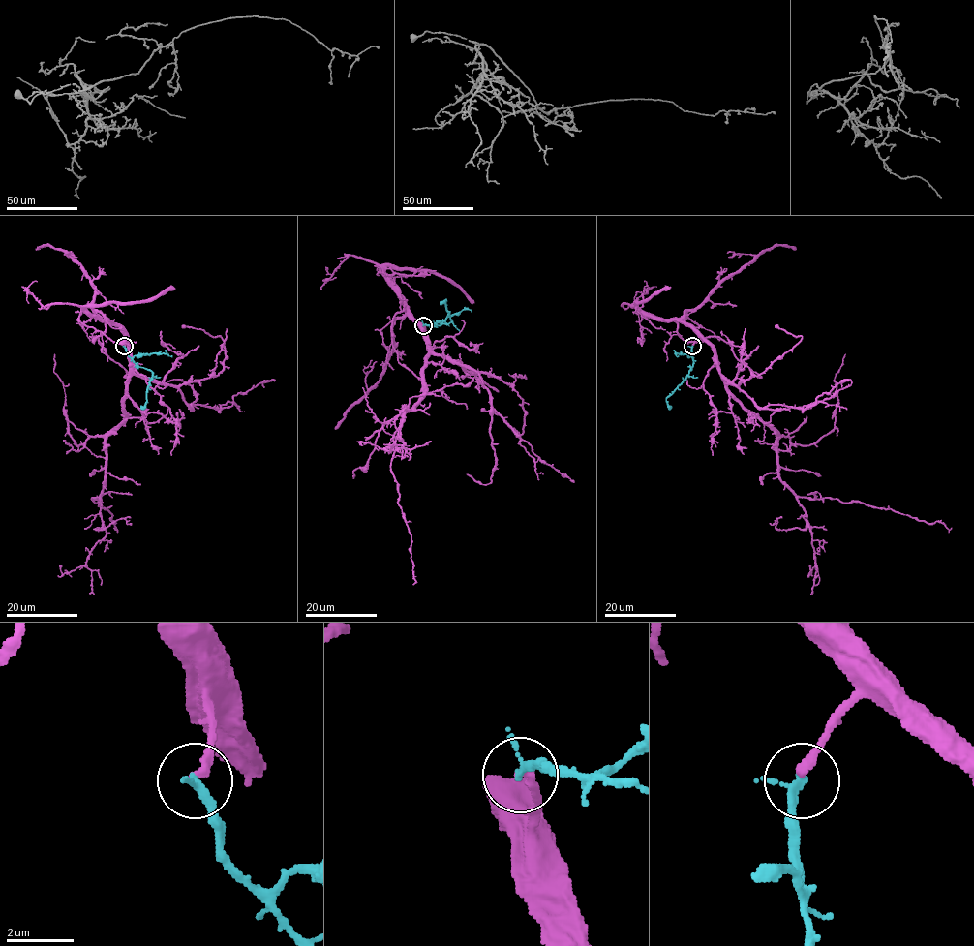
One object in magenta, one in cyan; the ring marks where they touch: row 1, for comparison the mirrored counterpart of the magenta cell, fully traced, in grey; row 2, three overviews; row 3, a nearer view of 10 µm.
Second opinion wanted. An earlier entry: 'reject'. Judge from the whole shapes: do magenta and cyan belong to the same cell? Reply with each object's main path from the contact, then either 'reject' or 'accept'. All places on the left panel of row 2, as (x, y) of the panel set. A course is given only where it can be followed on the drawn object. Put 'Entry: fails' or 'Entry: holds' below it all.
magenta runs (124, 346), (126, 337), (130, 372), (124, 419), (106, 436), (105, 486), (91, 499), (112, 515), (114, 528); cyan runs (124, 346), (127, 353), (137, 364), (153, 374), (145, 405), (140, 408); accept
Entry: fails

